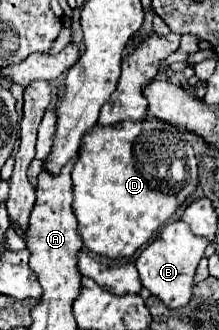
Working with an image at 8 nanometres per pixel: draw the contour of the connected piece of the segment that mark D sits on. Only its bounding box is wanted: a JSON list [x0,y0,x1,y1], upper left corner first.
[71,119,199,259]

